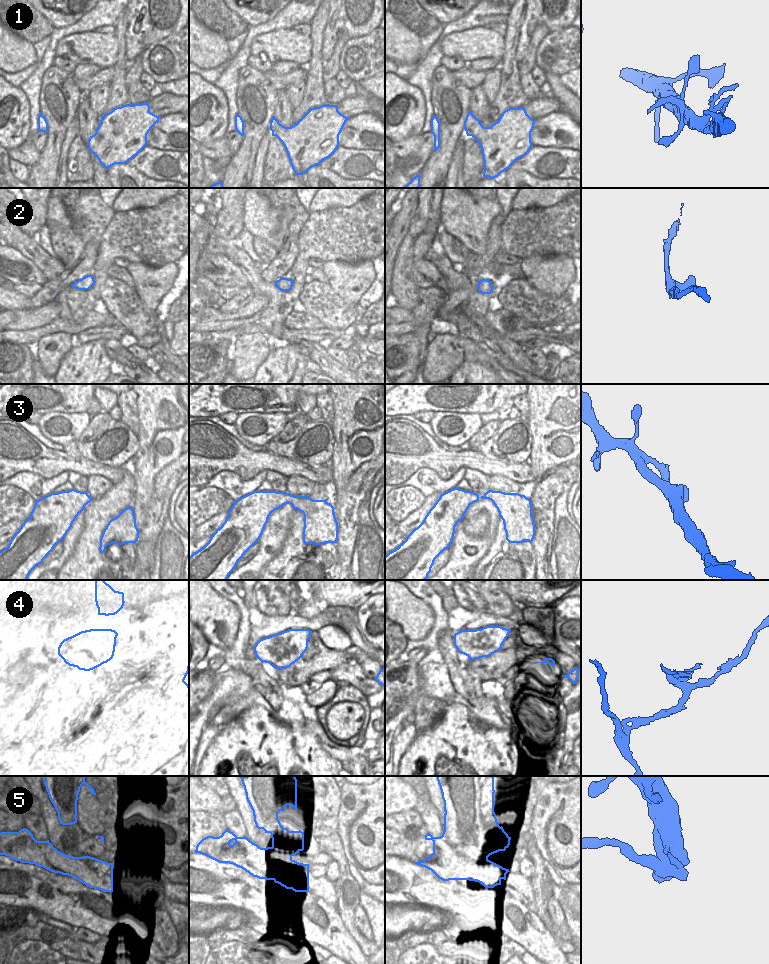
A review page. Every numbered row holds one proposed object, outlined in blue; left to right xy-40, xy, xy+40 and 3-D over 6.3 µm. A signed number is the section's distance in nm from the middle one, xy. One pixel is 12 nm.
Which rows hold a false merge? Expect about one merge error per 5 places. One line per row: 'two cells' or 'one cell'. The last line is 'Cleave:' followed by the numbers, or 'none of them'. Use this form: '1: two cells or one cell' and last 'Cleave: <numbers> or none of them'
1: one cell
2: one cell
3: one cell
4: two cells
5: two cells
Cleave: 4, 5

